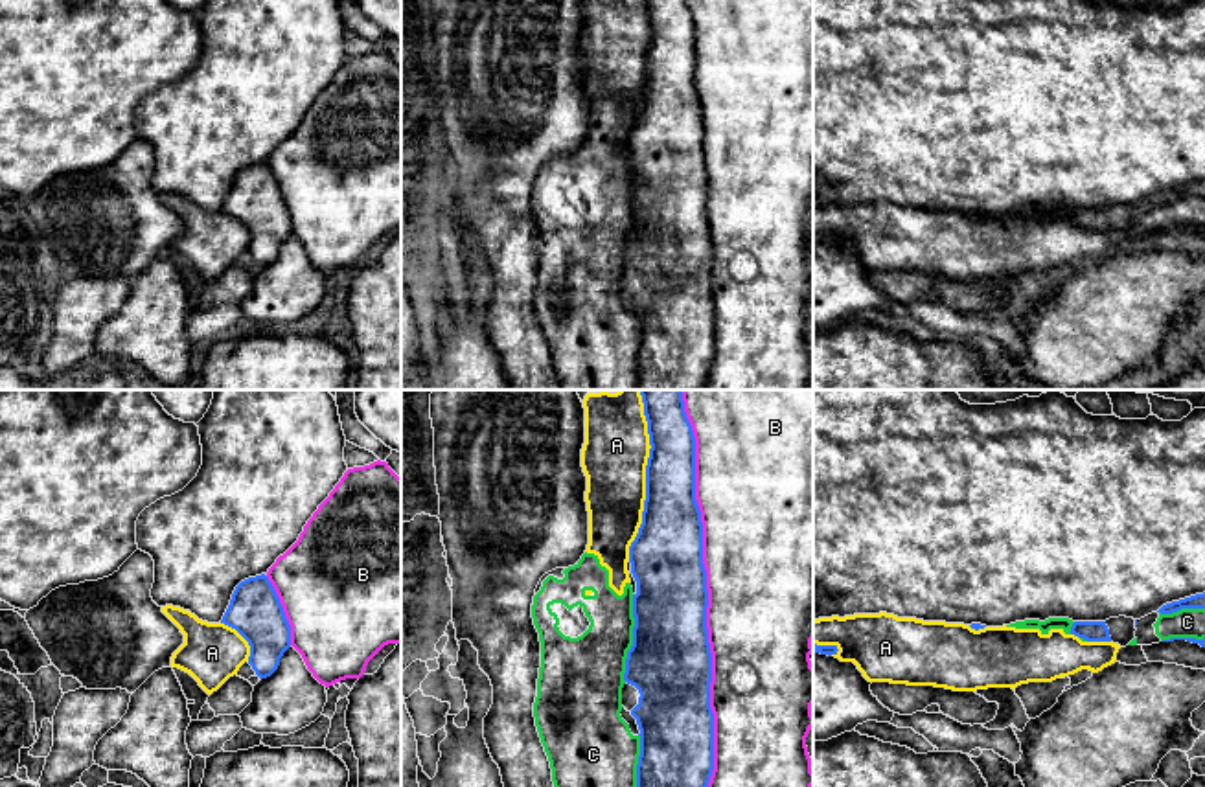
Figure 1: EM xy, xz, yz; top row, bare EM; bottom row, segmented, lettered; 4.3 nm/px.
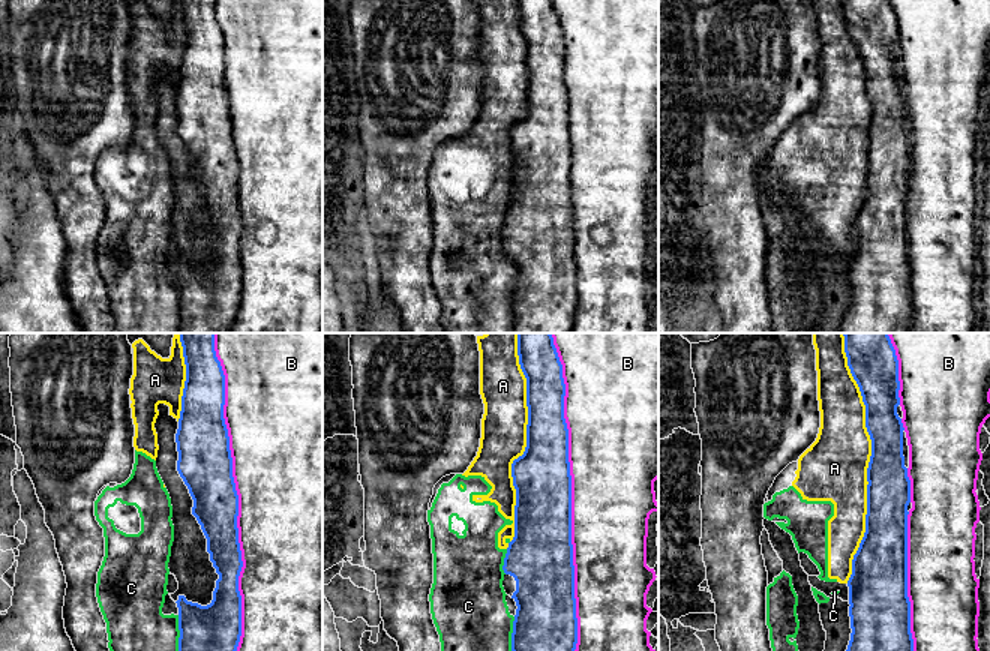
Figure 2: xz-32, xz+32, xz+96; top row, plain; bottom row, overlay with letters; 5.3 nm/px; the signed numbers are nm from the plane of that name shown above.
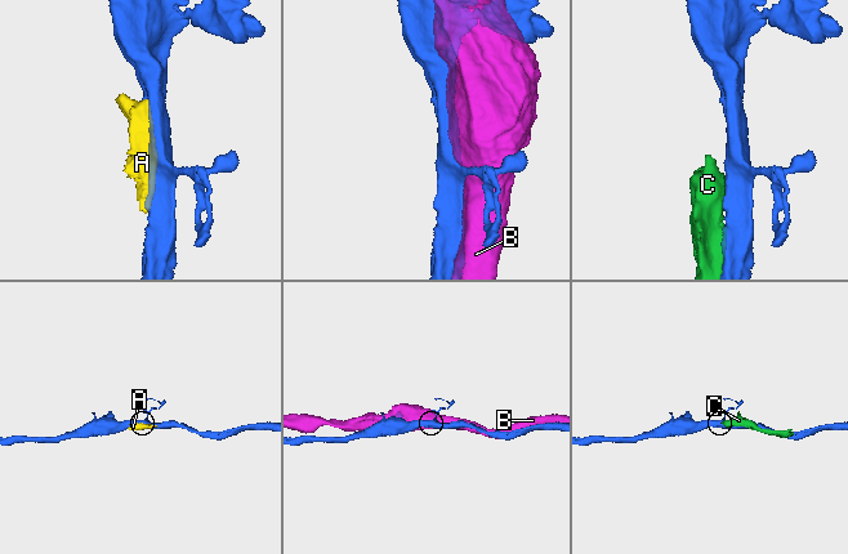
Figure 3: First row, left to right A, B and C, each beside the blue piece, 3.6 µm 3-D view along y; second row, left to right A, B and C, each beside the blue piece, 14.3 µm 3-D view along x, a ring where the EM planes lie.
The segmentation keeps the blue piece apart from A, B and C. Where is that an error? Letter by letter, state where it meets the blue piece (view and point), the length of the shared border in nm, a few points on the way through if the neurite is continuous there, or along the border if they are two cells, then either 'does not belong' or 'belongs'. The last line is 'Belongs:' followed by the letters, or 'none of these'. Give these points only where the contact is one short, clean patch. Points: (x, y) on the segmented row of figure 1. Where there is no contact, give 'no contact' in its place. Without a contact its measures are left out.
A: xz (646, 475) | 750 nm | does not belong
B: xz (705, 589) | 1750 nm | does not belong
C: xz (633, 638) | 380 nm | does not belong
Belongs: none of these

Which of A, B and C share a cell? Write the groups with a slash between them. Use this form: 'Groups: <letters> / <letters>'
Groups: A C / B

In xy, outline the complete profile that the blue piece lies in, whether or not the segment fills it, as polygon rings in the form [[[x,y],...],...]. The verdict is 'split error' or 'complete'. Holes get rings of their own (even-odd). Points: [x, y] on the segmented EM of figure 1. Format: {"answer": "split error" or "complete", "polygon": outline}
{"answer": "complete", "polygon": [[[265,574],[235,587],[221,623],[235,629],[248,642],[248,664],[259,679],[270,677],[291,647],[291,625]]]}

